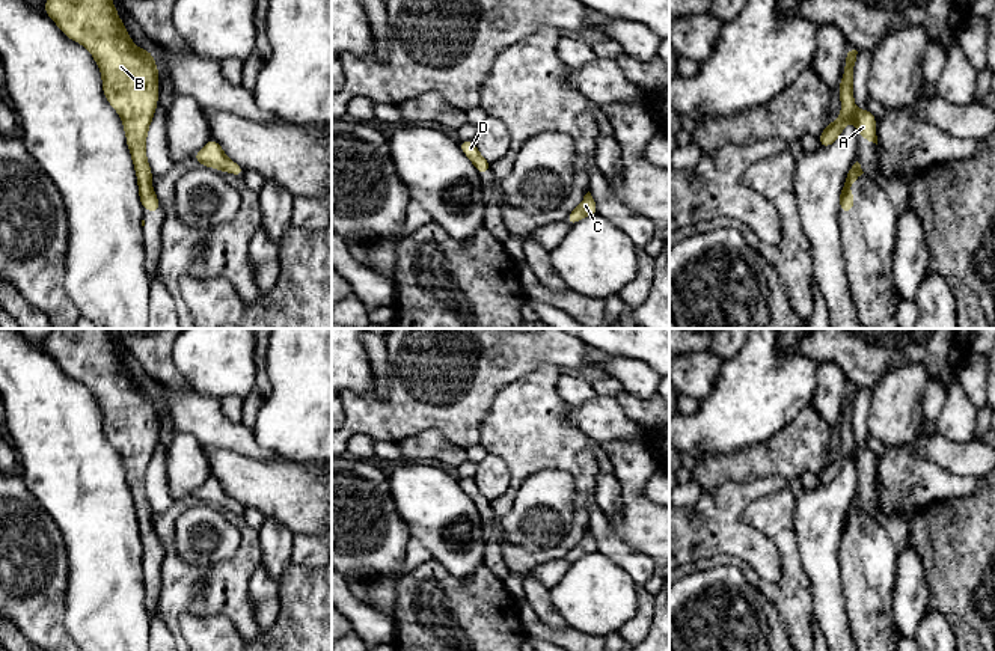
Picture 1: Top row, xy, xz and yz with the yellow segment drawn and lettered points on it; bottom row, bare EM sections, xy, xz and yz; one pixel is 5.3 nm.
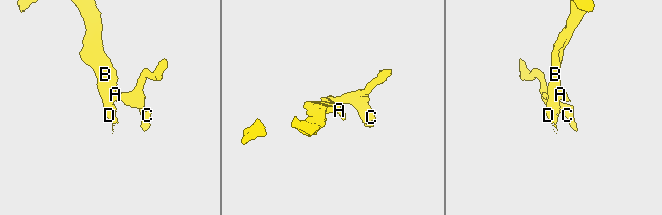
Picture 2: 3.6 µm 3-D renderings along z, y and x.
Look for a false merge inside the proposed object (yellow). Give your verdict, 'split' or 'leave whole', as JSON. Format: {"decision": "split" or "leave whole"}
{"decision": "leave whole"}

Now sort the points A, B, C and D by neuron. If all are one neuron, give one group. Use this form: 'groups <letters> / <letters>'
groups A B C D

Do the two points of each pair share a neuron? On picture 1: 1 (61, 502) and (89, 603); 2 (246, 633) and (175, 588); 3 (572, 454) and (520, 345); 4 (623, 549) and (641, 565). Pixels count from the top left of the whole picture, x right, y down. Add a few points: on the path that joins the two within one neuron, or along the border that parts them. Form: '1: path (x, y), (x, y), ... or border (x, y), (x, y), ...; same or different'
1: path (86, 528), (89, 531), (89, 577); same
2: path (234, 614), (208, 591), (195, 589); same
3: border (558, 366), (538, 365), (502, 389); different
4: path (627, 553), (636, 562); same

